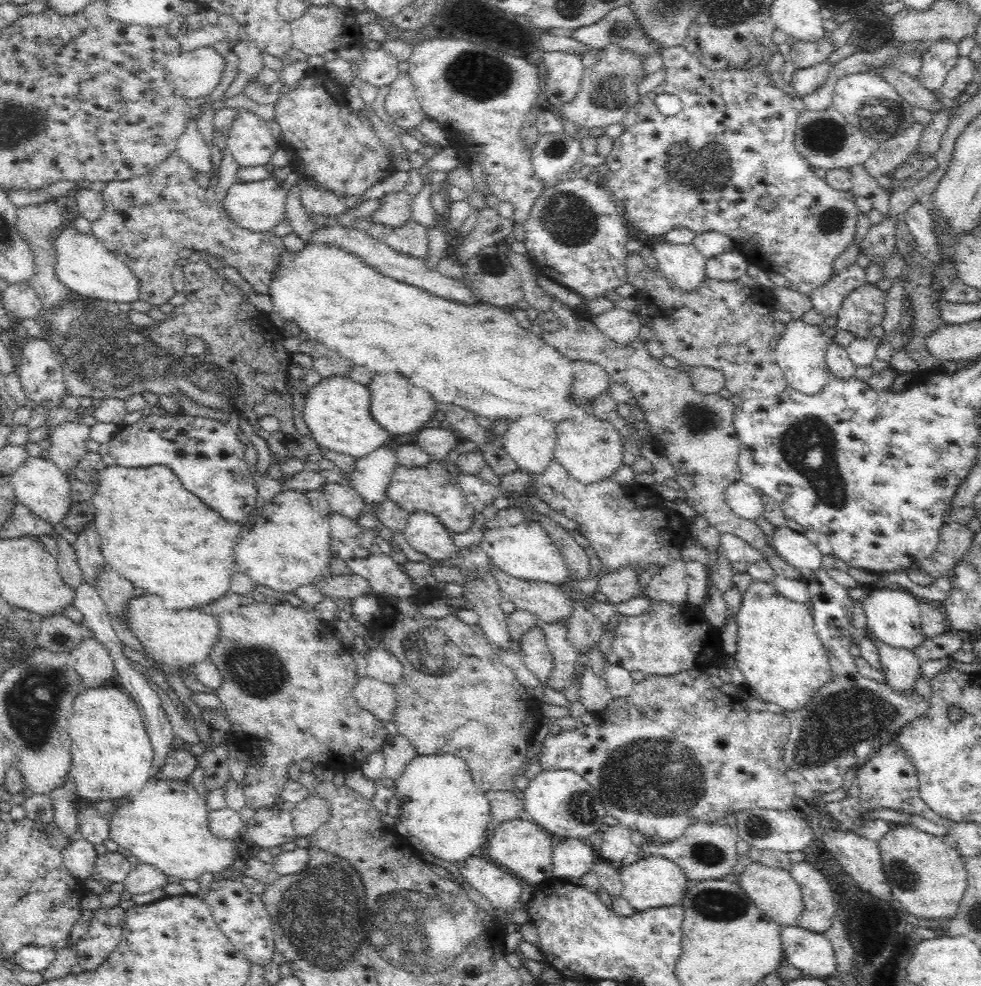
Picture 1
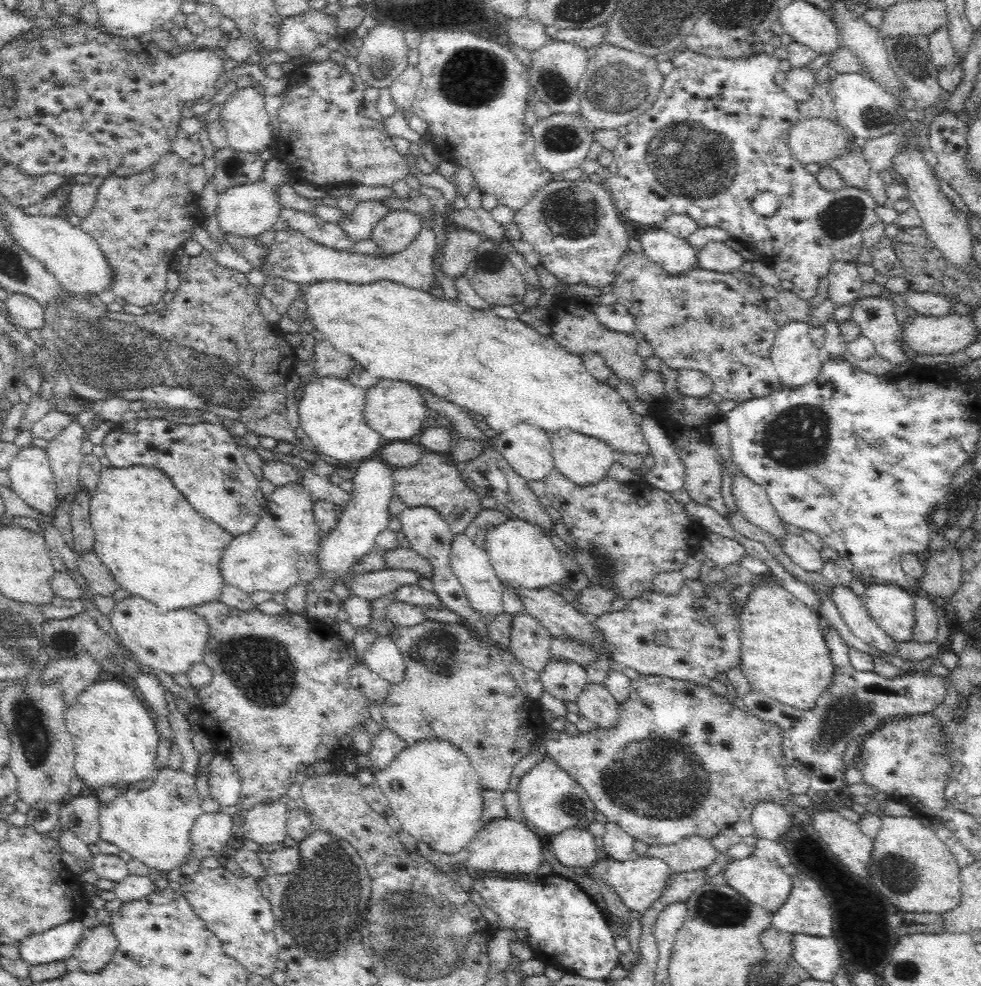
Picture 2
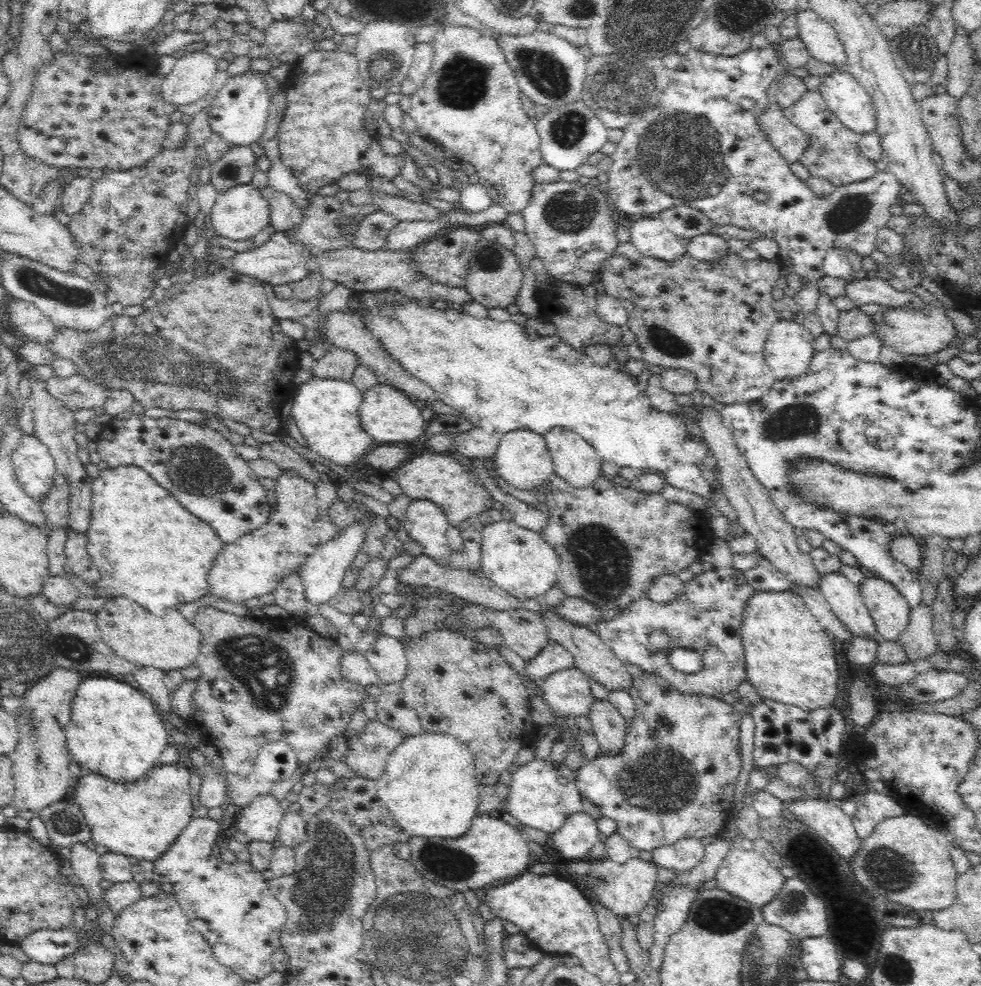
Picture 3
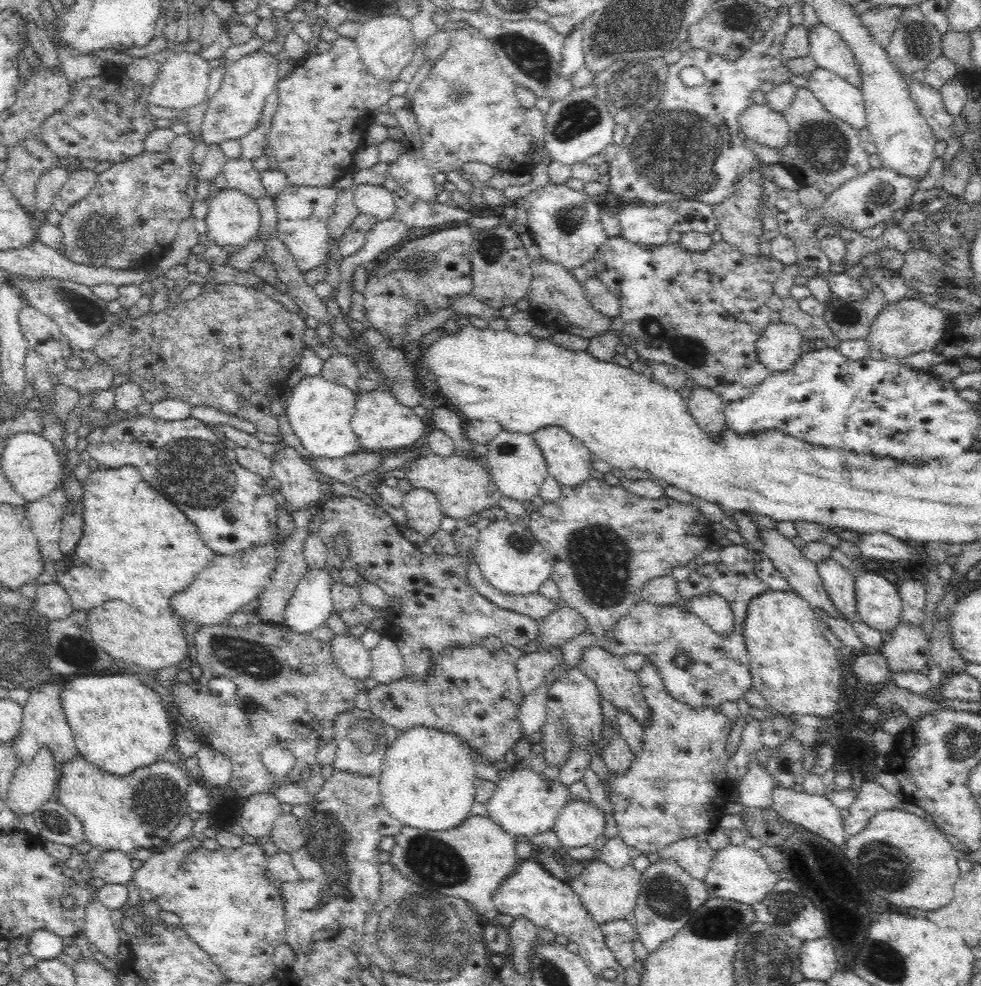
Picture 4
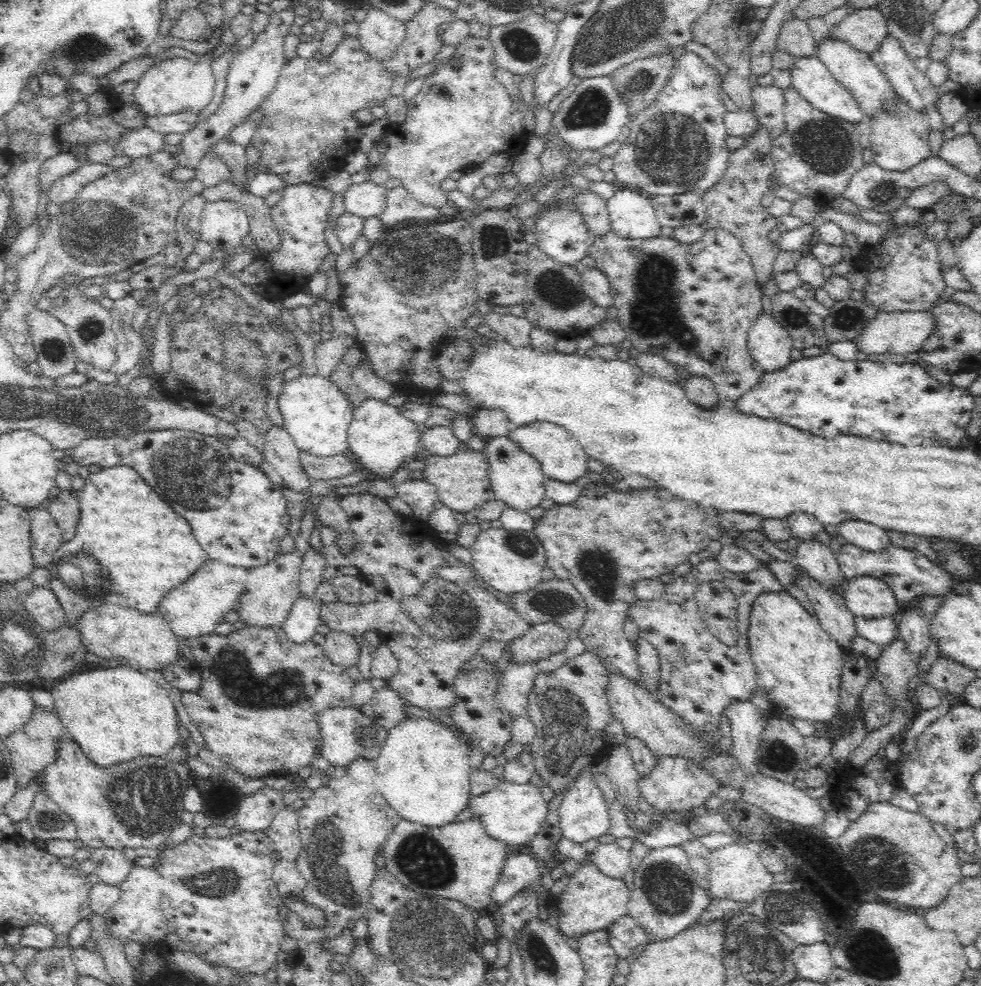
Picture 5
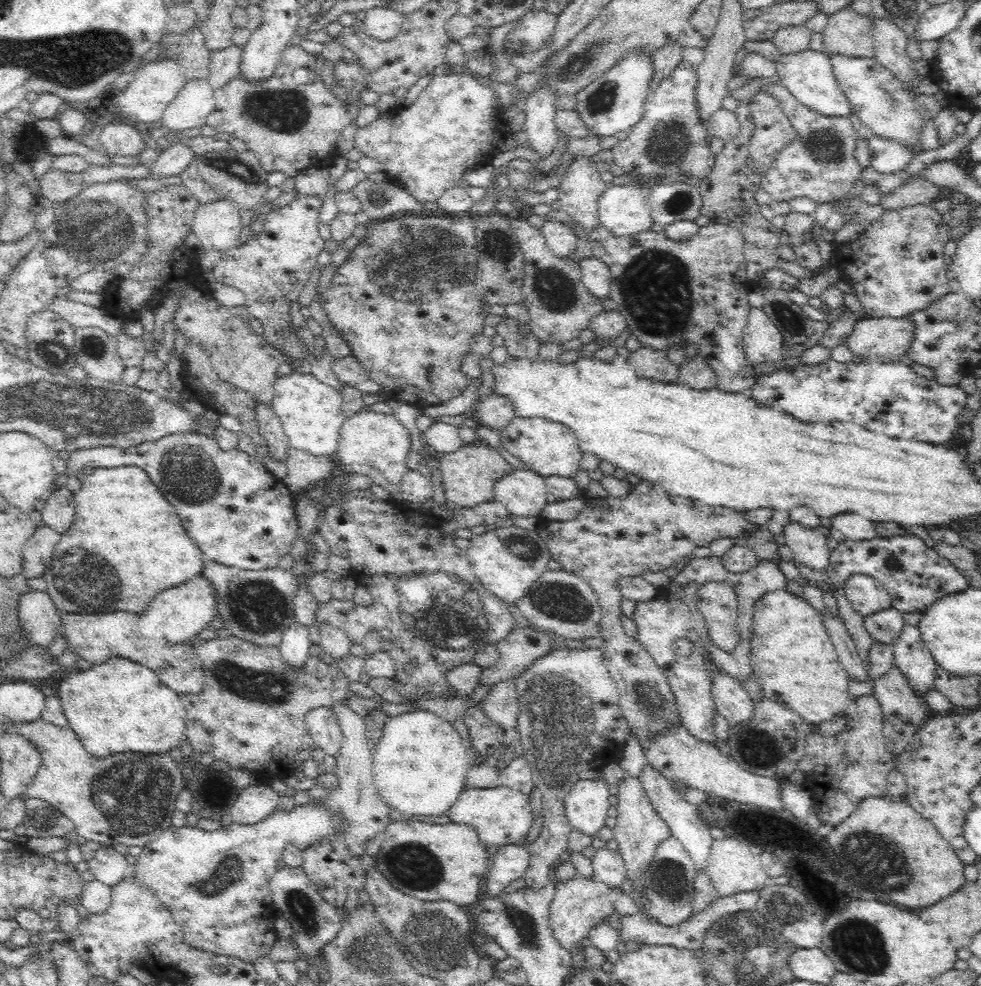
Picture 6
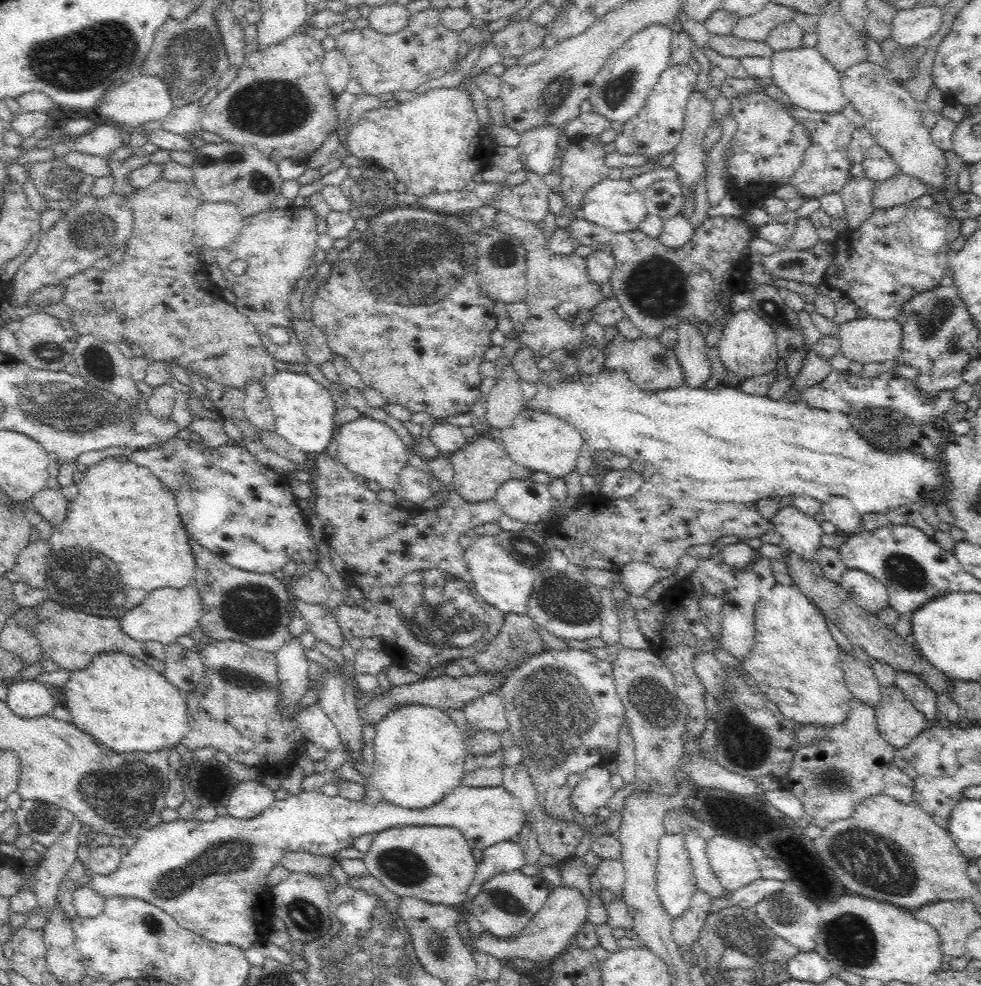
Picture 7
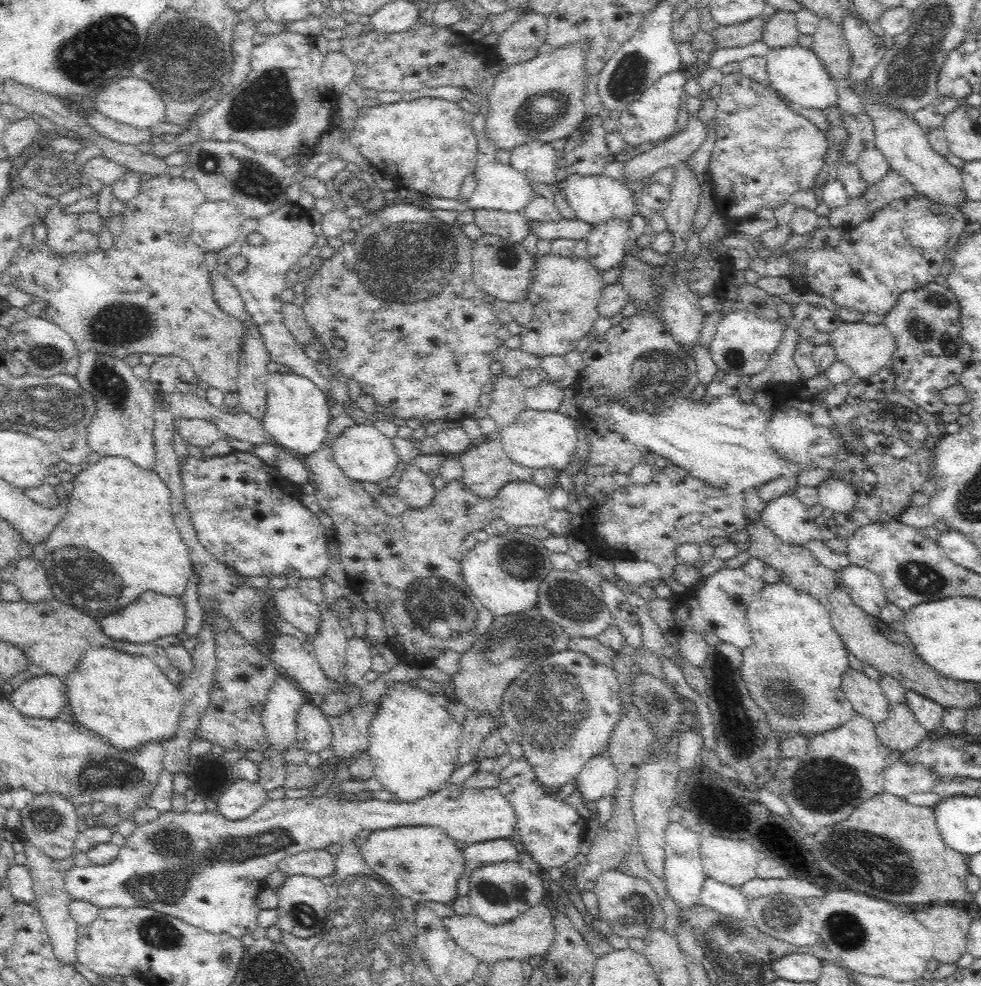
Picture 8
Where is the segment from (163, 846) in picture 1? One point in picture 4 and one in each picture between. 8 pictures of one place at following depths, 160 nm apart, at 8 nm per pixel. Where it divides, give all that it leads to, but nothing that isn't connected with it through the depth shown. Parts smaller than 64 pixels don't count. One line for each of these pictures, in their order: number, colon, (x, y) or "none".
2: (152, 825)
3: (141, 818)
4: (140, 809)

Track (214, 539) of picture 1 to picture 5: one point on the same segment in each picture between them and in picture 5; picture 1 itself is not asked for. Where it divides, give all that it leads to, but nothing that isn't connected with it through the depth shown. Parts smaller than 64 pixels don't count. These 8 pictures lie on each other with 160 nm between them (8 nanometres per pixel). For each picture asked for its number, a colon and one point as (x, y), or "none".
2: (154, 544)
3: (143, 543)
4: (152, 550)
5: (125, 532)

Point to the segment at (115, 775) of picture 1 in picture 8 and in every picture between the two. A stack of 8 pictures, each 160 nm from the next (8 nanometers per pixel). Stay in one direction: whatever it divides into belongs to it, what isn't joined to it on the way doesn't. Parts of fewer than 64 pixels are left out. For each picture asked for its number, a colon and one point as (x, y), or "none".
2: (122, 749)
3: (116, 731)
4: (119, 722)
5: (116, 714)
6: (115, 706)
7: (125, 704)
8: (147, 706)

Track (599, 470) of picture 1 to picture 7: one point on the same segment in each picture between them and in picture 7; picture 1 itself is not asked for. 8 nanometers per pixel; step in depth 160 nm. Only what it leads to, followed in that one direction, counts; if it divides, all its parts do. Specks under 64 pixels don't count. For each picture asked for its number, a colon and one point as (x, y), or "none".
2: (582, 460)
3: (574, 460)
4: (568, 461)
5: (562, 458)
6: (548, 448)
7: (540, 441)

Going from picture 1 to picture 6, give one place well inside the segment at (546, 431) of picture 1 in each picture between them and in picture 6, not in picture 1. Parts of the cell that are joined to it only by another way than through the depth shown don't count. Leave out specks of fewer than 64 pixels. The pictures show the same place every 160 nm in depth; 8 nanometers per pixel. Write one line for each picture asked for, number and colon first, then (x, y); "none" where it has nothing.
2: (527, 449)
3: (522, 461)
4: (517, 467)
5: (517, 479)
6: (524, 494)

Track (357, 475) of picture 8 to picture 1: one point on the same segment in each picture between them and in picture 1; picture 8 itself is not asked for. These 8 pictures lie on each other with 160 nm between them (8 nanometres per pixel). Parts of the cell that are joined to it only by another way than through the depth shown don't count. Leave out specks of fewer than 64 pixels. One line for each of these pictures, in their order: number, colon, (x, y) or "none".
1: (399, 407)
2: (395, 410)
3: (387, 415)
4: (381, 424)
5: (380, 440)
6: (377, 446)
7: (369, 448)

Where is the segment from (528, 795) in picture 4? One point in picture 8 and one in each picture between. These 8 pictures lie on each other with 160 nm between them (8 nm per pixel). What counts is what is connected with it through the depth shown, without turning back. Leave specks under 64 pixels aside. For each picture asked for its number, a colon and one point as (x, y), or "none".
5: (512, 813)
6: (500, 815)
7: (210, 876)
8: (205, 869)

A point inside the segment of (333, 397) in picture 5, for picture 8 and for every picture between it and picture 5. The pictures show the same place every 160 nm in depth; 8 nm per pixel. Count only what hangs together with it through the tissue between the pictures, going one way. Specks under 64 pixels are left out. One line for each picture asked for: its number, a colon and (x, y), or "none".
6: (310, 411)
7: (303, 410)
8: (296, 416)

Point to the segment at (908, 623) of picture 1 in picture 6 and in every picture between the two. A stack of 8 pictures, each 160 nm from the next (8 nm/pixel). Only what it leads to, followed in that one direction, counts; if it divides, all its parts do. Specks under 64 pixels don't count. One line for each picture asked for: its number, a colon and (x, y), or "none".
2: (892, 609)
3: (889, 611)
4: (878, 603)
5: (868, 597)
6: (866, 596)

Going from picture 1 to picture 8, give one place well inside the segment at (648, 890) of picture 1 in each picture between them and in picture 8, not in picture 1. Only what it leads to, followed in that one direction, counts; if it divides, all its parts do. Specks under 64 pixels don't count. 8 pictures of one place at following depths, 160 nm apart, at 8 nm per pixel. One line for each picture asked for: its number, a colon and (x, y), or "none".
2: (638, 882)
3: (625, 888)
4: (607, 894)
5: (590, 902)
6: (579, 904)
7: (552, 930)
8: (531, 933)

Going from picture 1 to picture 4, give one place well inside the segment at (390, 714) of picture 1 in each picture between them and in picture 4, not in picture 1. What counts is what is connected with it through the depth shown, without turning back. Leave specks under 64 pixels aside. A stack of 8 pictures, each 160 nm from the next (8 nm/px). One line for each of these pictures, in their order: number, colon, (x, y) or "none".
2: (372, 686)
3: (355, 667)
4: (353, 659)

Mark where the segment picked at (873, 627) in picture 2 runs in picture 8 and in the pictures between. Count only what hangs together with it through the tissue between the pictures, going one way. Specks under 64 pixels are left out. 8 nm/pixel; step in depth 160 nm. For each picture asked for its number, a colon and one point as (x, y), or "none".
3: (844, 597)
4: (839, 583)
5: (814, 557)
6: (808, 544)
7: (801, 534)
8: (787, 517)

